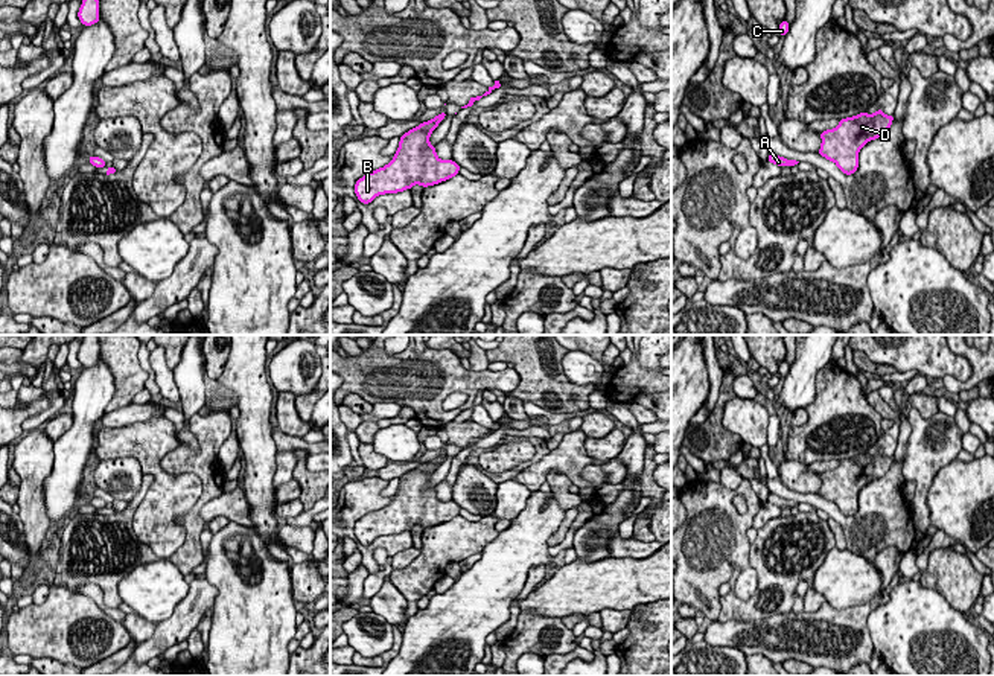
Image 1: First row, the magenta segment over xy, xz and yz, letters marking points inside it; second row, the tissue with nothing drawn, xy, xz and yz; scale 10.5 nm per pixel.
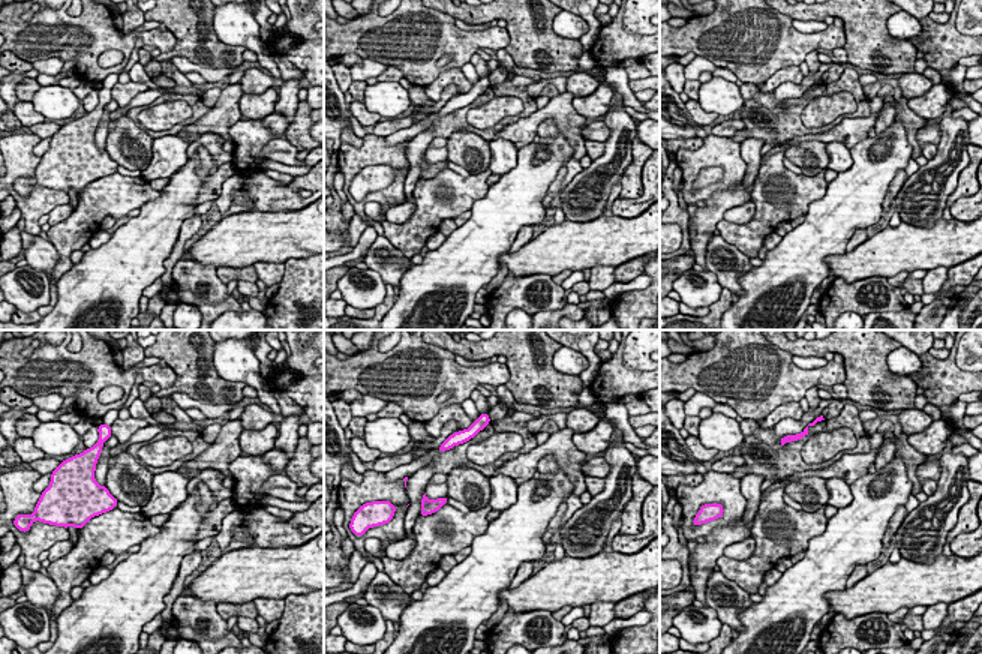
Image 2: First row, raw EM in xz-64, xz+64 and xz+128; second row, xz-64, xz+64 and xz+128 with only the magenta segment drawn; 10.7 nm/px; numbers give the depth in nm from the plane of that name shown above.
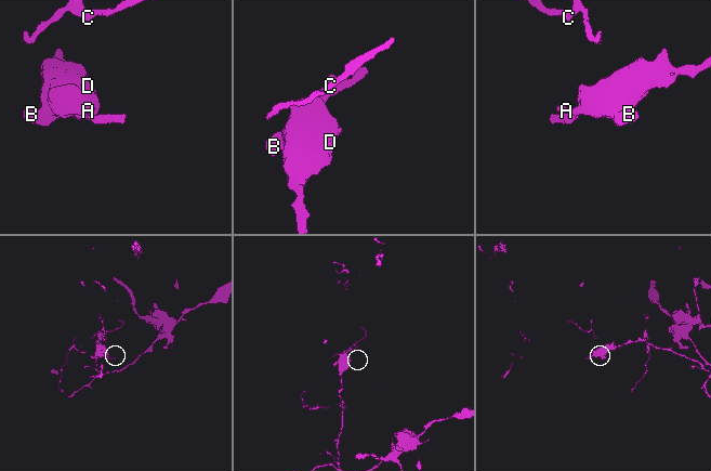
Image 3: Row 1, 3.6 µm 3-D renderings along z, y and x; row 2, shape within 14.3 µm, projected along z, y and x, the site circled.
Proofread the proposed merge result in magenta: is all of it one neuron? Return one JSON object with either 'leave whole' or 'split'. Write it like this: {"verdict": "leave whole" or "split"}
{"verdict": "split"}

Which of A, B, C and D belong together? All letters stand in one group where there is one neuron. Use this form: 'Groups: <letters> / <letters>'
Groups: A B D / C

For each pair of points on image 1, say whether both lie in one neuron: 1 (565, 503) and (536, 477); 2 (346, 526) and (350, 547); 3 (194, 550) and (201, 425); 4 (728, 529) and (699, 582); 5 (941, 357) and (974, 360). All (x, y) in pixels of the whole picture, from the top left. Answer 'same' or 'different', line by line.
1: different
2: different
3: same
4: same
5: different

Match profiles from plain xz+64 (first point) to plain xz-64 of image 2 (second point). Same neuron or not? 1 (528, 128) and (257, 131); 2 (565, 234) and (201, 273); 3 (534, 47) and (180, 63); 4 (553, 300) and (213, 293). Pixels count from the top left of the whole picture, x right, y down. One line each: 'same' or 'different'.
1: different
2: different
3: different
4: same

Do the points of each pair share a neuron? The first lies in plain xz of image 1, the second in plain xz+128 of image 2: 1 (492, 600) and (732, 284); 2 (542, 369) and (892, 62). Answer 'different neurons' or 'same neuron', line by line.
1: different neurons
2: same neuron

